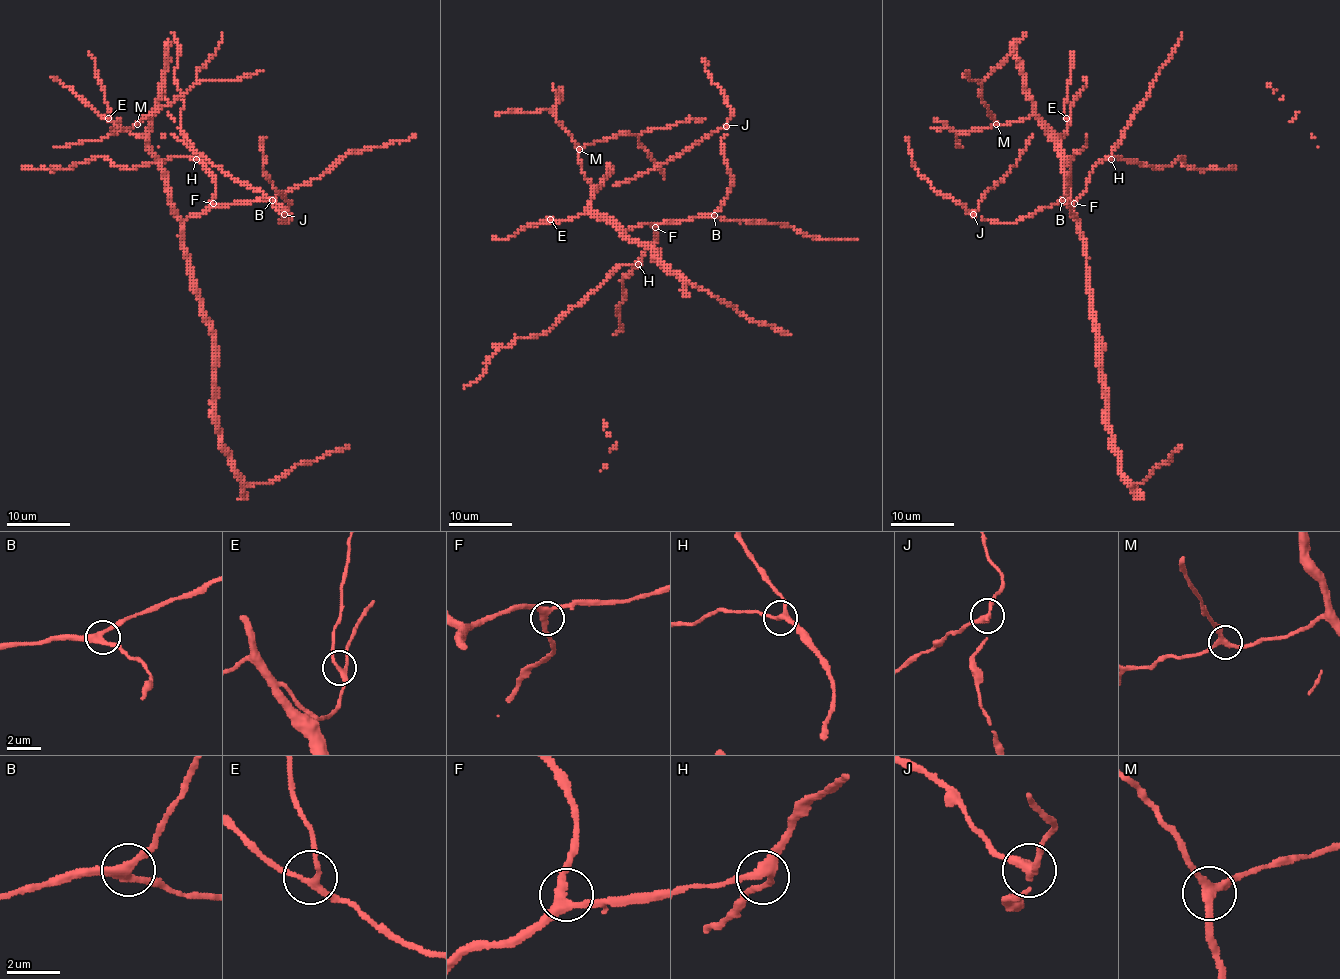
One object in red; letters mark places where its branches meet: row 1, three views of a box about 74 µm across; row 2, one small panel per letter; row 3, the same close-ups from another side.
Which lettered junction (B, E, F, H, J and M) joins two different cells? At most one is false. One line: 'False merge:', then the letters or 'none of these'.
False merge: J

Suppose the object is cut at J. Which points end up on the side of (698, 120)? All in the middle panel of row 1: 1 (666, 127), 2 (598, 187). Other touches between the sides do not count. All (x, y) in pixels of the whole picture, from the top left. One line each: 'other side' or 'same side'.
1: same side
2: same side

